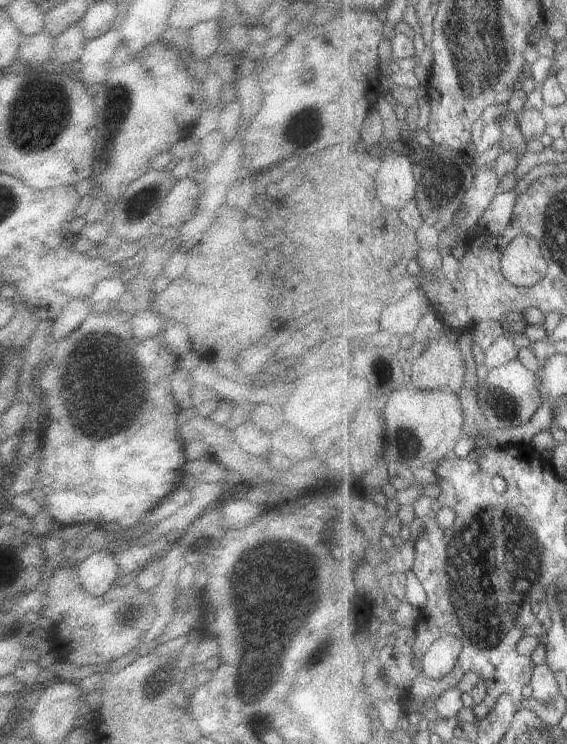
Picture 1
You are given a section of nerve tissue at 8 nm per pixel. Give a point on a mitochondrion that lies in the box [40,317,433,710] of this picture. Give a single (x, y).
(102, 397)

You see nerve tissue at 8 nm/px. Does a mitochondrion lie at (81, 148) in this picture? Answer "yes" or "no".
no

